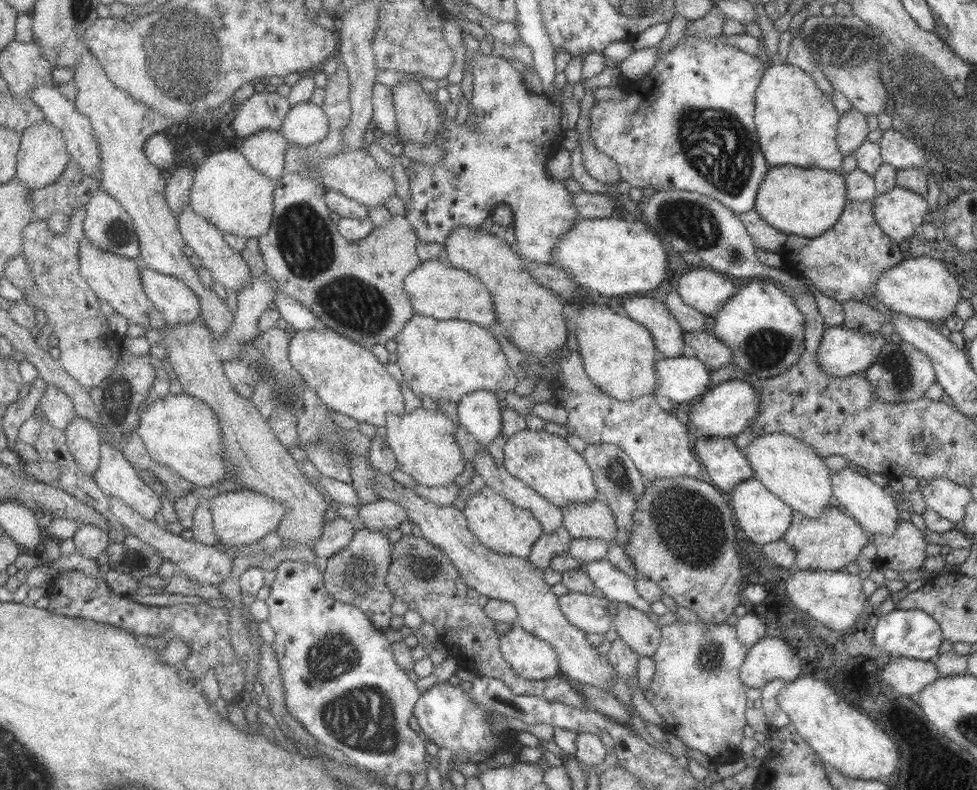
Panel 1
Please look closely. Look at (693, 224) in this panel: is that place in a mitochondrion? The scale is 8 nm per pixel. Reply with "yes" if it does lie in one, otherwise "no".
yes

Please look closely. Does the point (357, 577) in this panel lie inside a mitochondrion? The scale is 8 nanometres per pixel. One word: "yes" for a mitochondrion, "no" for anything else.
yes

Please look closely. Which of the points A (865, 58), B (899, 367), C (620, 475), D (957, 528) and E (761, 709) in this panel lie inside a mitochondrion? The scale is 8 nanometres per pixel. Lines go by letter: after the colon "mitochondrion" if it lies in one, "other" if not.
A: mitochondrion
B: mitochondrion
C: mitochondrion
D: other
E: other

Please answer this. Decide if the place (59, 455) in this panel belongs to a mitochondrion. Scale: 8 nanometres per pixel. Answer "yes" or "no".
no

